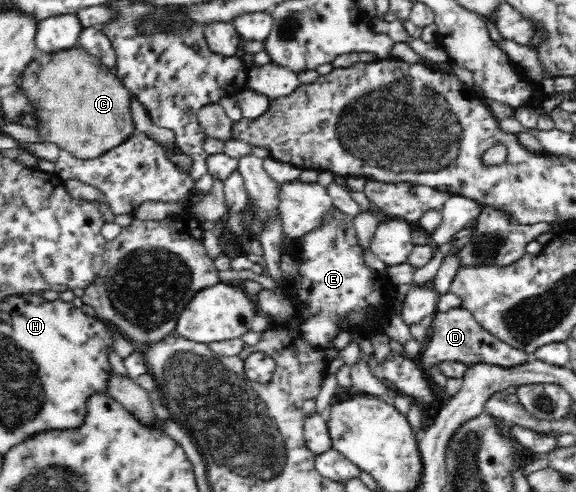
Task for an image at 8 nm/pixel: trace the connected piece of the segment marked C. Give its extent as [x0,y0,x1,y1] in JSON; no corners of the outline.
[17,47,136,159]

